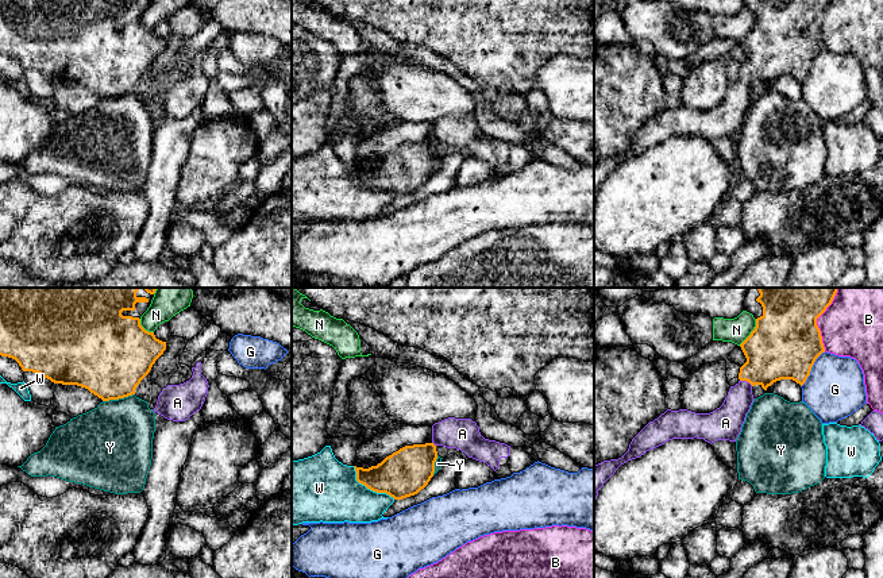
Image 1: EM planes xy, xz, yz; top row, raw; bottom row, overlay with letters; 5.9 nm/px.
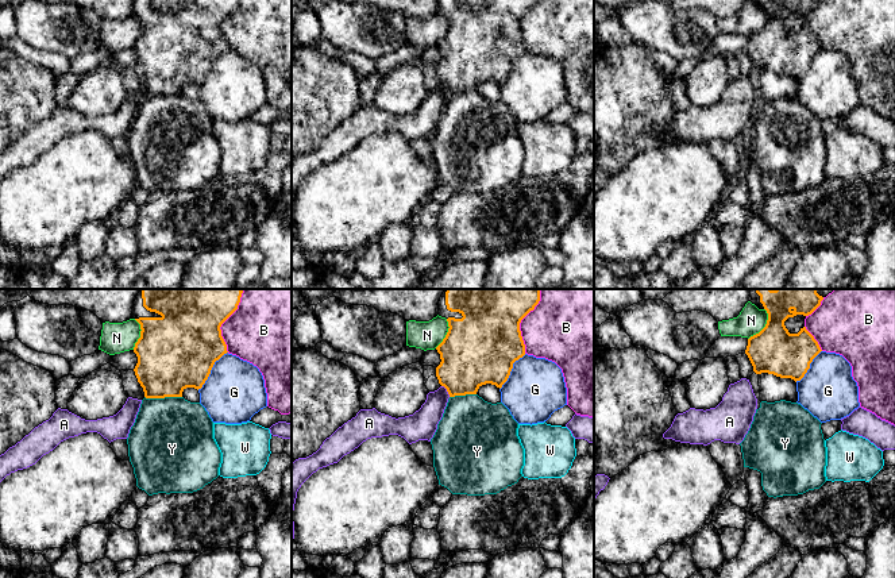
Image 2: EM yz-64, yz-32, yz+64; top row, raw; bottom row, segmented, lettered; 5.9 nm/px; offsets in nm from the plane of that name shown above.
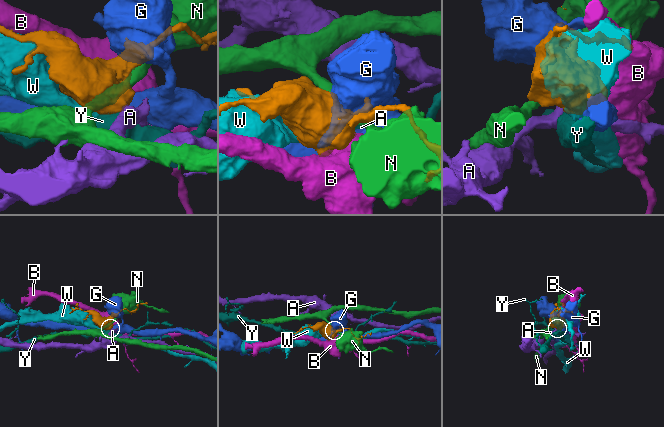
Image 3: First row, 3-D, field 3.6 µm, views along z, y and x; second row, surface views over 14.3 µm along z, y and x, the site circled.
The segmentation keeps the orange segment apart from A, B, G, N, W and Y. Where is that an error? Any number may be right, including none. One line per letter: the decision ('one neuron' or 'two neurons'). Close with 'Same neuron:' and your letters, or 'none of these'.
A: one neuron
B: two neurons
G: two neurons
N: two neurons
W: two neurons
Y: two neurons
Same neuron: A

